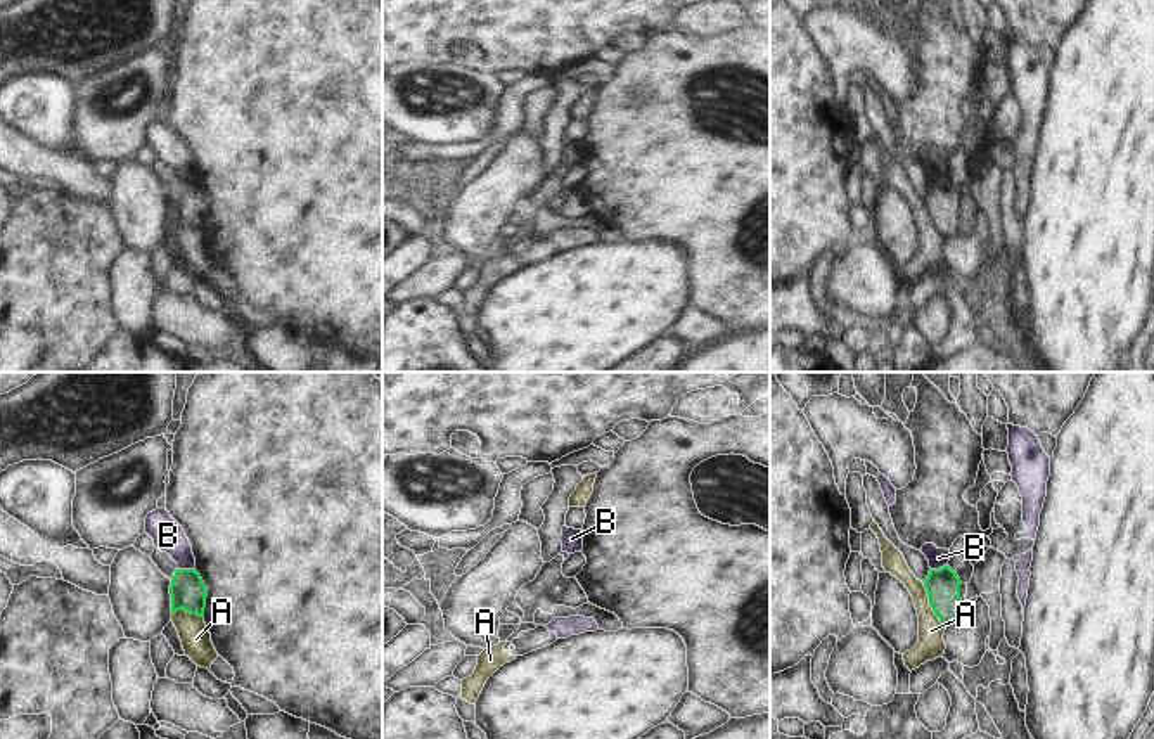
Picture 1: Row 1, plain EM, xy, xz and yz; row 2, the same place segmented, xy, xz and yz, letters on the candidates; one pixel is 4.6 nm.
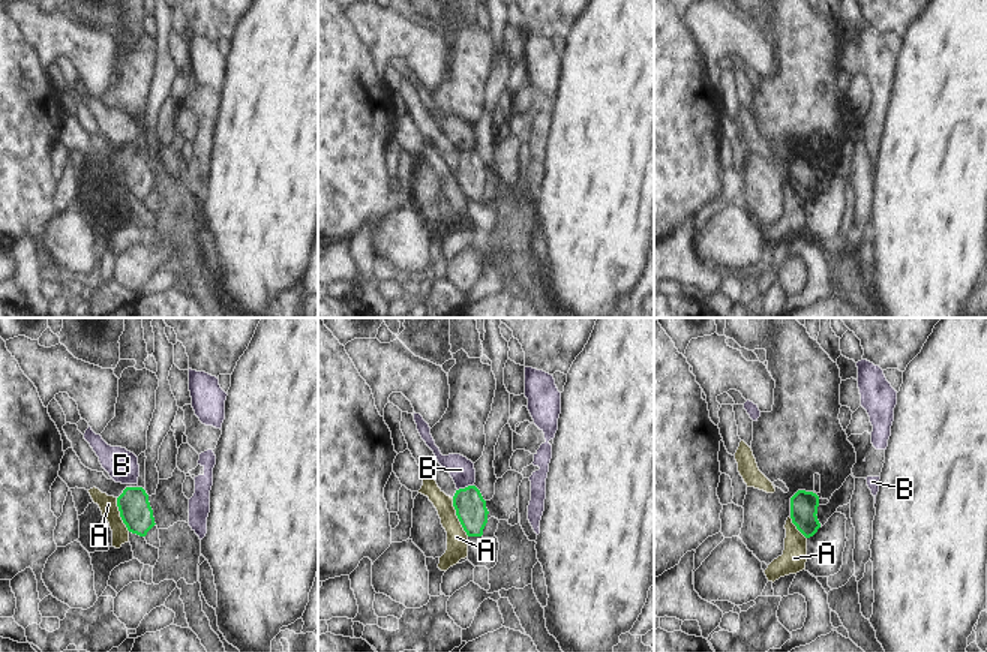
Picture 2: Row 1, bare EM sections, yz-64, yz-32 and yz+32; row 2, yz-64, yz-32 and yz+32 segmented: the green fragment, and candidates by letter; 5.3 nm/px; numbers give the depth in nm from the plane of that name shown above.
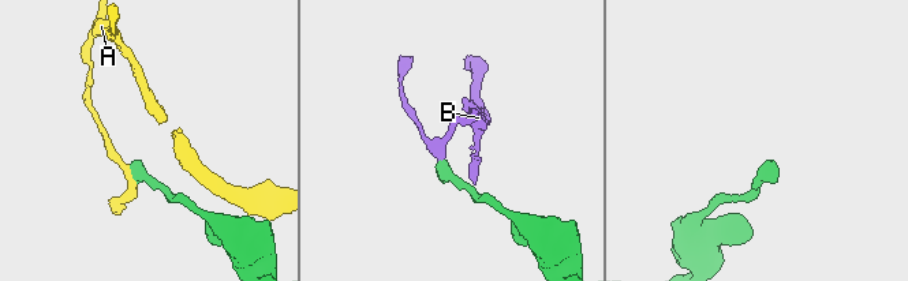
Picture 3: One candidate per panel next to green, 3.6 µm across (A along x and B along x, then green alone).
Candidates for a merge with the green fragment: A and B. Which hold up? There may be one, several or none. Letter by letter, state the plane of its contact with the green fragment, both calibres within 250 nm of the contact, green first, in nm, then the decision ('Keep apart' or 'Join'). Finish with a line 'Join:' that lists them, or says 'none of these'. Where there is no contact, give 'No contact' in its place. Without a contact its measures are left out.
A: Touches green in yz. Thickness 160 nm (green) against 120 nm. Keep apart
B: Touches green in xy. Thickness 170 nm (green) against 150 nm. Keep apart
Join: none of these

